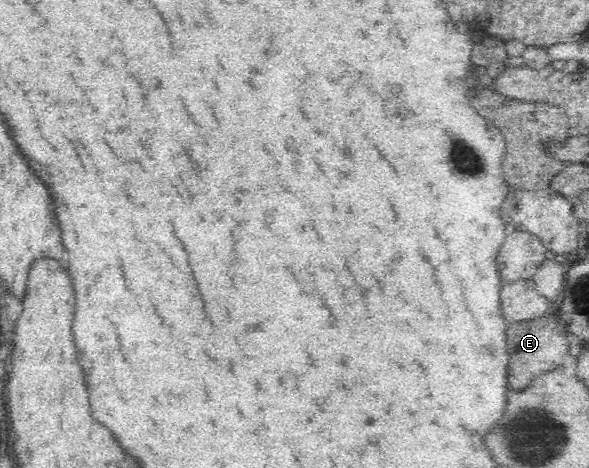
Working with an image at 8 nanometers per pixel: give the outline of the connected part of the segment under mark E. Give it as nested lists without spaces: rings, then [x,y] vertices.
[[[545,316],[544,318],[520,321],[509,324],[505,331],[507,341],[507,387],[509,389],[525,389],[536,377],[543,373],[562,366],[570,366],[569,342],[563,333],[557,331],[557,317]]]

